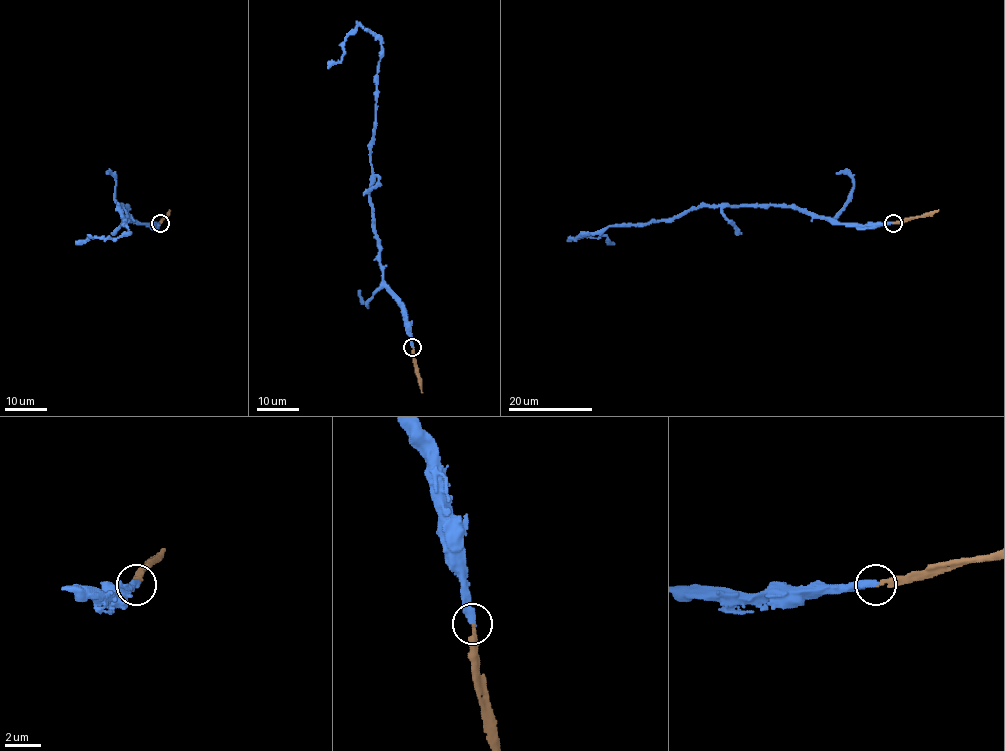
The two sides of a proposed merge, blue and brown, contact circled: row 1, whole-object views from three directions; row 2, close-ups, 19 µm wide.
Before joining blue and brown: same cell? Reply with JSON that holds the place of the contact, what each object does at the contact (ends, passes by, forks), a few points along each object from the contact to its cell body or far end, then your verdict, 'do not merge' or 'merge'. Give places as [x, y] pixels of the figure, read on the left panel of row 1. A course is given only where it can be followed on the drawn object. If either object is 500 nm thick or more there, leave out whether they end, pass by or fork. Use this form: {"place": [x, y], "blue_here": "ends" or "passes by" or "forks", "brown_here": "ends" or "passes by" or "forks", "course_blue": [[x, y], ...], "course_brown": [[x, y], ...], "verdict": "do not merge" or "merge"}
{"place": [160, 223], "blue_here": "ends", "brown_here": "ends", "course_blue": [[161, 223], [141, 224], [130, 216], [125, 205], [118, 205], [128, 234], [116, 238], [90, 236], [75, 244]], "course_brown": [[161, 223], [169, 209]], "verdict": "merge"}

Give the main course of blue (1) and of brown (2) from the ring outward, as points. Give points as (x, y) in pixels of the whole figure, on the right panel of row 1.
1: (893, 223), (839, 224), (780, 205), (710, 205), (571, 238), (605, 236), (614, 244)
2: (893, 223), (933, 214), (938, 209)

